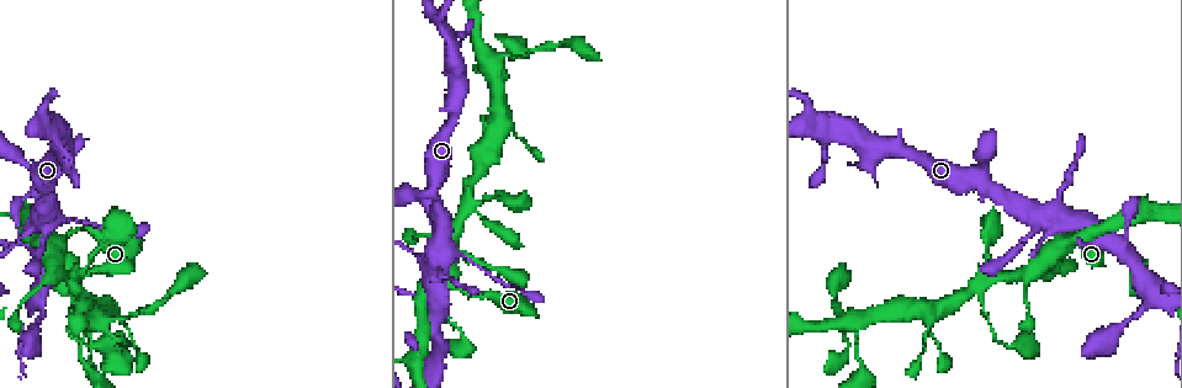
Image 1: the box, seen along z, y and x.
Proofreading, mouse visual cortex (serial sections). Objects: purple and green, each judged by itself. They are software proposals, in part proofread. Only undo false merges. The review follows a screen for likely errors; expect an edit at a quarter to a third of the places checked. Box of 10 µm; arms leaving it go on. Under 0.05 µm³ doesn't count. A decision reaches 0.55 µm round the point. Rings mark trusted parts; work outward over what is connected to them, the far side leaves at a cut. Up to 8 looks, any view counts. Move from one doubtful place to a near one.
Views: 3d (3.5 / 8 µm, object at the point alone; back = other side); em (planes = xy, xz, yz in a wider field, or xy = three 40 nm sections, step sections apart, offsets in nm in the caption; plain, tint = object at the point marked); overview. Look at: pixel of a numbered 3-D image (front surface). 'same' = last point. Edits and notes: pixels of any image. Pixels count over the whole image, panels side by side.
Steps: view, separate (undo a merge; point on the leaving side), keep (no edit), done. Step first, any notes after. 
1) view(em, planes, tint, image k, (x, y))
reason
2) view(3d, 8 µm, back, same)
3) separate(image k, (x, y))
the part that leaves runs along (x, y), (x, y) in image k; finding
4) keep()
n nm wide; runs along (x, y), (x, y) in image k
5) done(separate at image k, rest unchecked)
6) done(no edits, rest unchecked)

view(3d, 3.5 µm, image 1, (1064, 244))

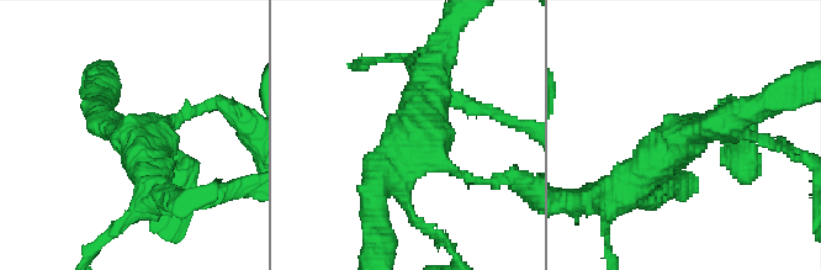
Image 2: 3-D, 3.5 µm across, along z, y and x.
view(em, planes, tint, image 2, (424, 145))

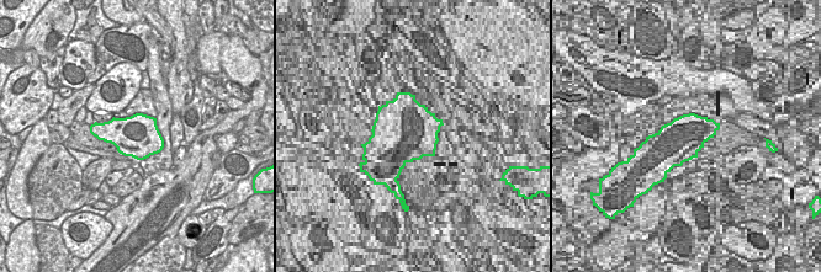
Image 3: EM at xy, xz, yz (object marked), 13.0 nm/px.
keep()
runs along (731, 102), (630, 181) in image 2; all the same cell

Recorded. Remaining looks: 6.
view(3d, 3.5 µm, image 1, (984, 304))
calibre changes

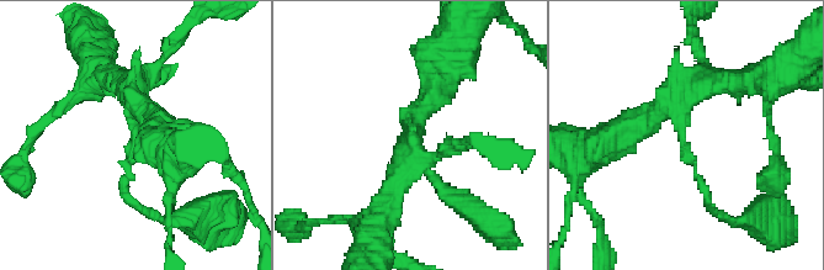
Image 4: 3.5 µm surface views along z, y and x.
view(em, xy, step 3, tint, image 4, (681, 136))
3 arms; arms of 150, 300, 350 nm

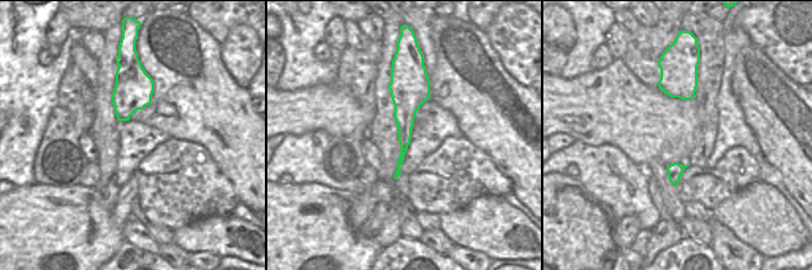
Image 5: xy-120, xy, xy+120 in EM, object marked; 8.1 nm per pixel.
keep()
all the same cell

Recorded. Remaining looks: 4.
view(3d, 3.5 µm, image 1, (852, 320))
narrows sharply

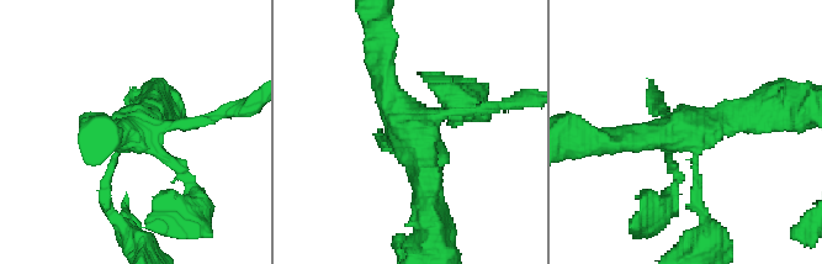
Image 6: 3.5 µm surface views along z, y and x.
view(em, xy, step 5, tint, image 6, (141, 122))

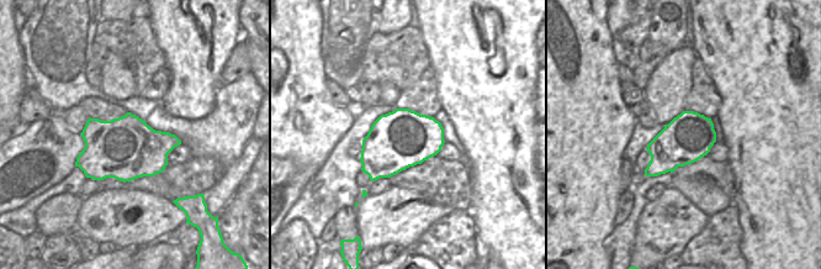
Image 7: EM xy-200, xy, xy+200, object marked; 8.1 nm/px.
view(em, planes, tint, same)
cut it another way

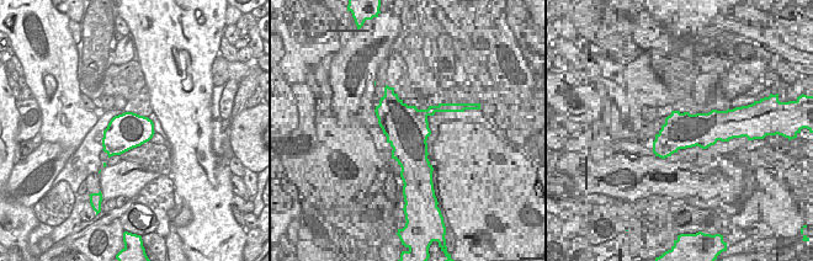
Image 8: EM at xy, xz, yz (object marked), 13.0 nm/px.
keep()
runs along (428, 210), (419, 131), (492, 105) in image 6; one cell here

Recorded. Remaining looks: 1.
done(no edits, rest unchecked)

